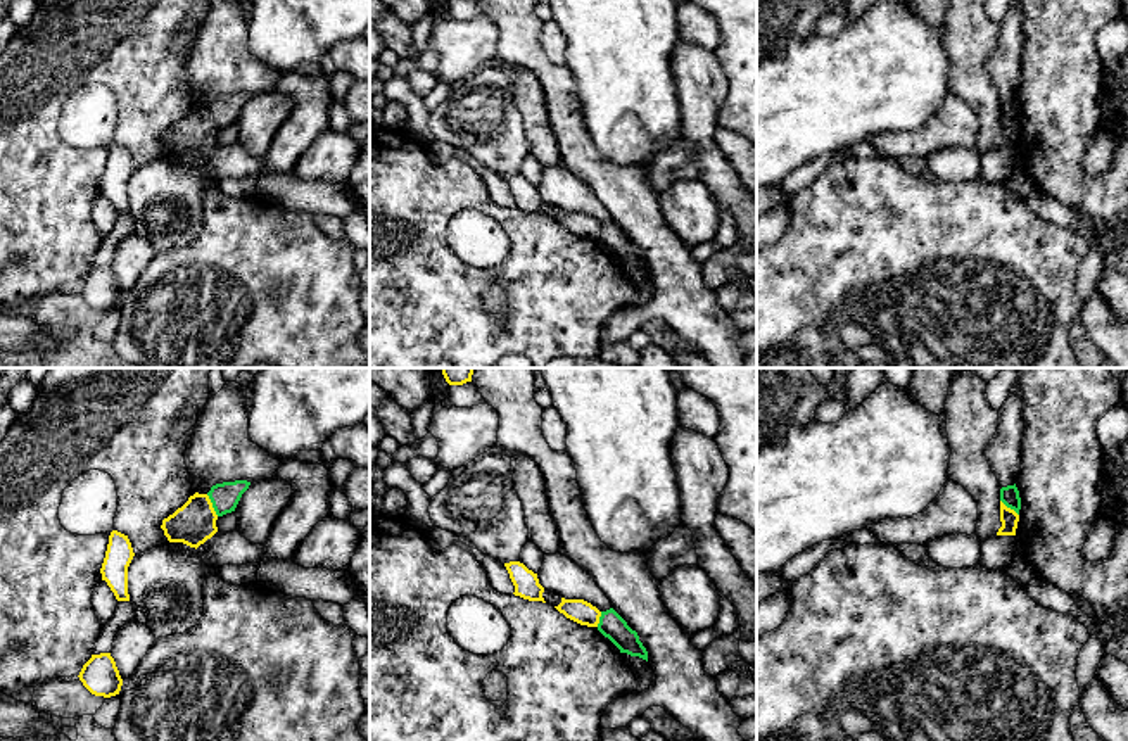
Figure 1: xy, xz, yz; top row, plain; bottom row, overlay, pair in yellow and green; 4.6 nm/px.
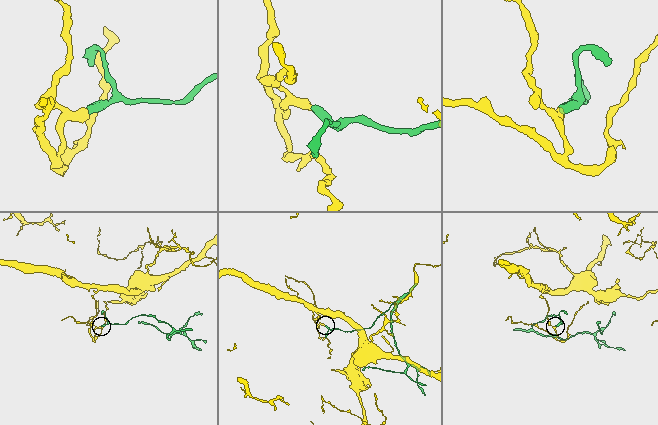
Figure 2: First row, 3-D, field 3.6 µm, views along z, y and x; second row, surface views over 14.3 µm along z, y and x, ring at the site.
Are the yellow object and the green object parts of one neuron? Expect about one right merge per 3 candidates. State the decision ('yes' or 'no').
no

